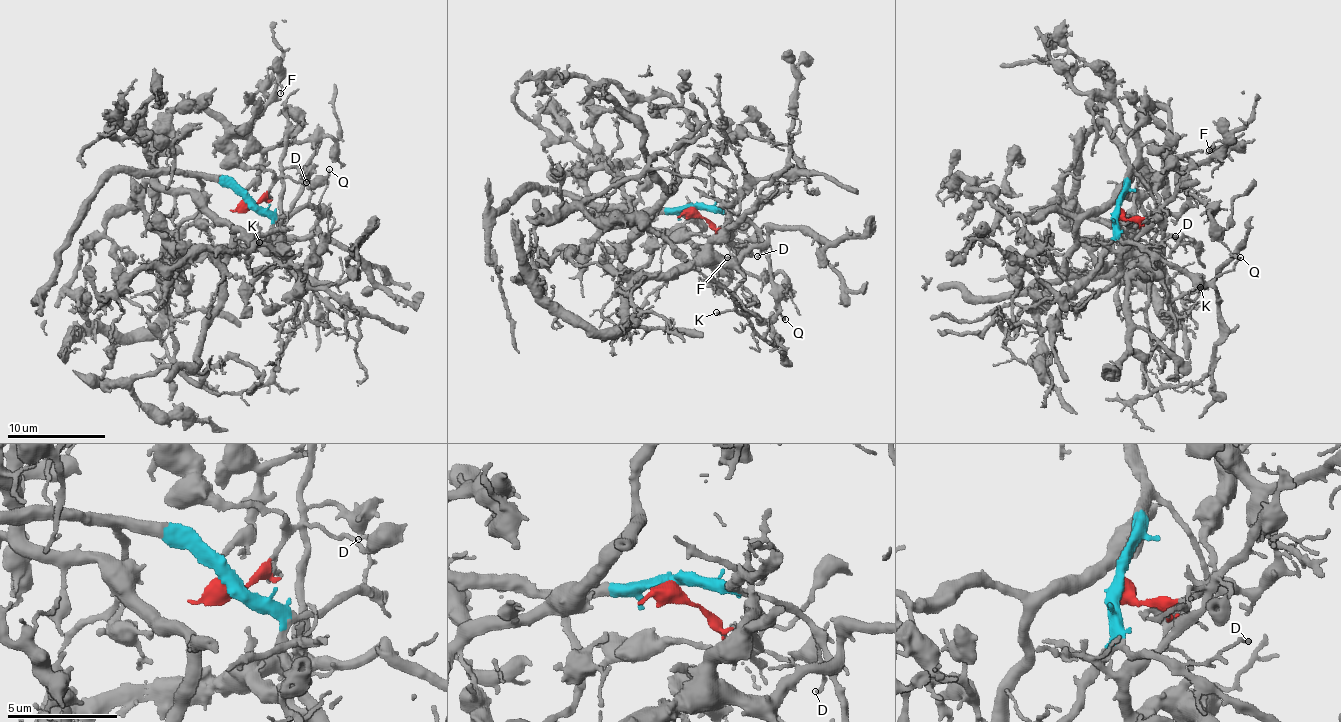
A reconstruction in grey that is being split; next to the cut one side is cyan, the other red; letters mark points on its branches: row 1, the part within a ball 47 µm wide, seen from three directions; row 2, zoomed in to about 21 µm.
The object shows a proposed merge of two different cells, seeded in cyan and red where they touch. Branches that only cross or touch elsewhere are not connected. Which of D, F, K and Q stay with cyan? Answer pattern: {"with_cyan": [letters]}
{"with_cyan": ["D", "Q"]}

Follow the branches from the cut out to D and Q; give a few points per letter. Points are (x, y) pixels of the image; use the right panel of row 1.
D: (1117, 210), (1123, 244), (1151, 246), (1175, 235)
Q: (1117, 210), (1120, 242), (1138, 244), (1169, 263), (1191, 271), (1204, 282), (1213, 282), (1241, 258)

